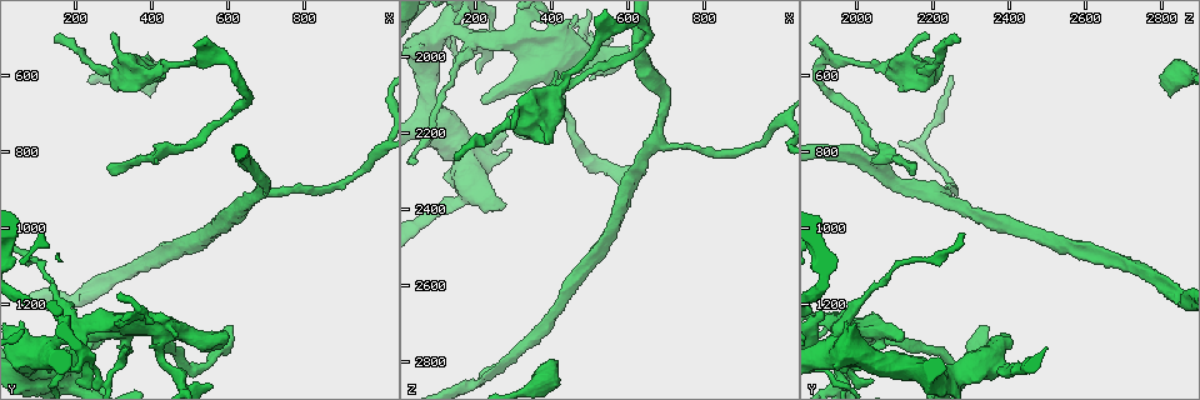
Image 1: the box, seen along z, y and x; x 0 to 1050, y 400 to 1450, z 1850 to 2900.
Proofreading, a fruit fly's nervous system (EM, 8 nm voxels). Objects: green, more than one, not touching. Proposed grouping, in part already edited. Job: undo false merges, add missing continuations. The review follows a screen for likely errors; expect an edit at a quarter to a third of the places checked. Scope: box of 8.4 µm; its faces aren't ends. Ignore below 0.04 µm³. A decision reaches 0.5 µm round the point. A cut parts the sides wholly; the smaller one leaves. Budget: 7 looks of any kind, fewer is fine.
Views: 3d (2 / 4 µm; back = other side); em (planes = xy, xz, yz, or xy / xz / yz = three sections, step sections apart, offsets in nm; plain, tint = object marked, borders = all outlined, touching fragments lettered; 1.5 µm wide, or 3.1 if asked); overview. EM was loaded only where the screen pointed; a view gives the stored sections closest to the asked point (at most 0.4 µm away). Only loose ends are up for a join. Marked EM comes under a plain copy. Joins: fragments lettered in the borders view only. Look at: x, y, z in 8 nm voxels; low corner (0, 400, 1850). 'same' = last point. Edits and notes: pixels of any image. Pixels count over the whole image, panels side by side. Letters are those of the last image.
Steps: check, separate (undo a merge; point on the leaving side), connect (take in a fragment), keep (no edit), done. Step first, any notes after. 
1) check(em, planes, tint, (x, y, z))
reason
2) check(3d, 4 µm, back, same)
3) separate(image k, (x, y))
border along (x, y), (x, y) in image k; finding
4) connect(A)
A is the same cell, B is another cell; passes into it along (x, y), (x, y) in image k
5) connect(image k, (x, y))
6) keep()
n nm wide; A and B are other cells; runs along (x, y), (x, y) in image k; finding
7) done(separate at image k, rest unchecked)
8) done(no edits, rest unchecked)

check(3d, 2 µm, (665, 910, 2220))
two arms in line, one across

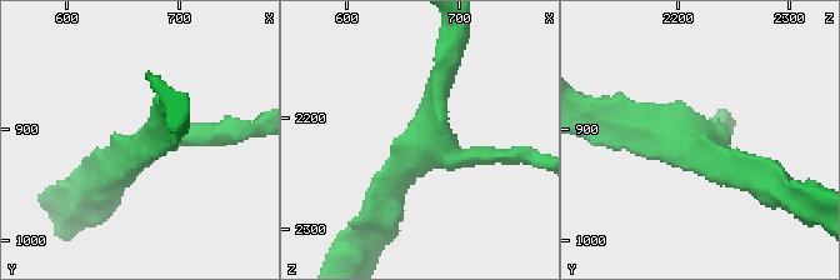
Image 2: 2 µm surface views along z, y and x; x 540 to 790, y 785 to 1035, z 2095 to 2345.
check(em, planes, borders, (672, 912, 2220))
now the EM

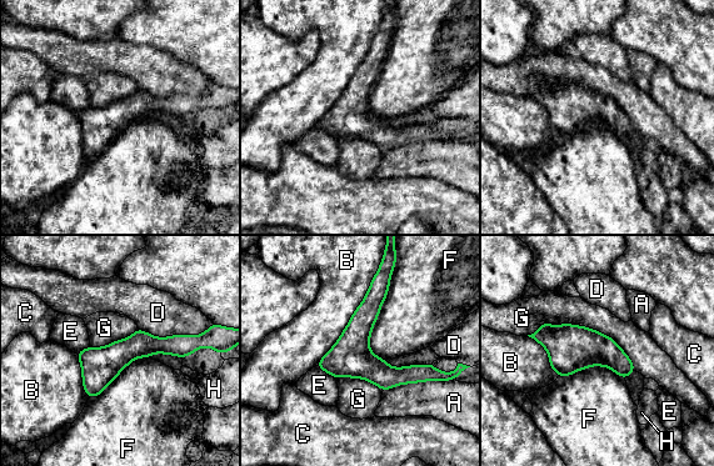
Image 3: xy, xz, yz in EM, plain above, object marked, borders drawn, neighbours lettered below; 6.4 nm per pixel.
keep()
A, B, C, D, E, F, G and H are other cells; runs along (194, 345), (136, 345), (86, 387) in image 3; continuous, no second neuron

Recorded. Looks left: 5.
check(3d, 2 µm, (435, 565, 2070))
sudden change in width

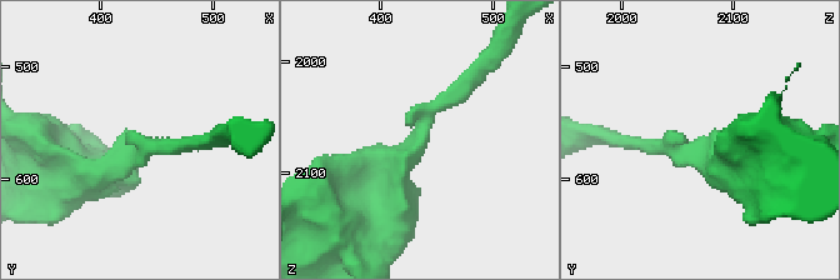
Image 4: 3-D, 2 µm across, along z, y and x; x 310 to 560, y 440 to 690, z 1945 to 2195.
check(em, xy, step 8, tint, (436, 570, 2068))

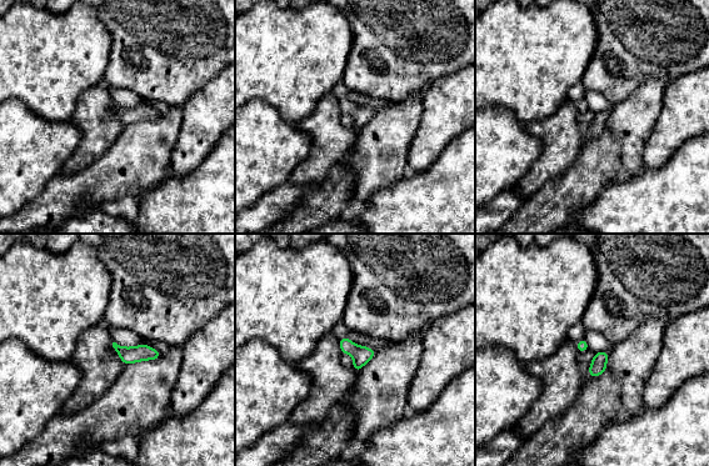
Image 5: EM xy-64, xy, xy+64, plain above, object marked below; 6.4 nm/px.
check(em, yz, step 4, borders, same)
another direction

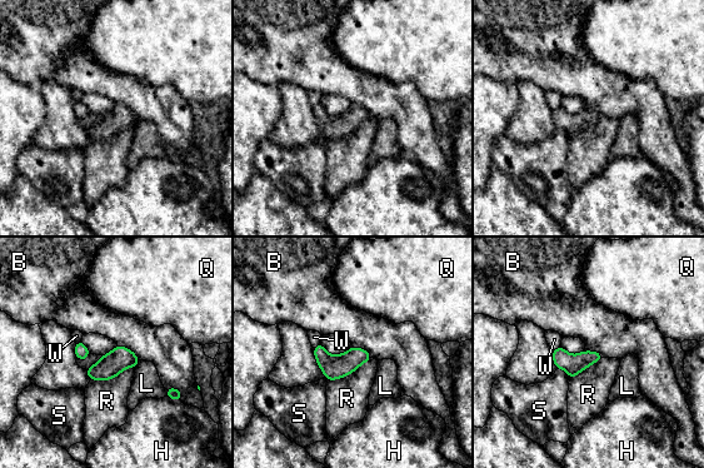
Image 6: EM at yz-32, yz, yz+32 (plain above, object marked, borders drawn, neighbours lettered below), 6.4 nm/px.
keep()
B, H, L, Q, R, S and W are other cells; all the same neuron

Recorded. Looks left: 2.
check(em, planes, tint, (135, 500, 2260))
free end

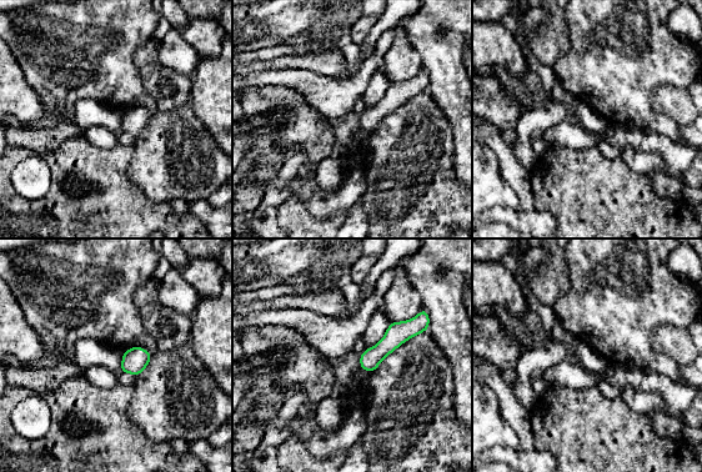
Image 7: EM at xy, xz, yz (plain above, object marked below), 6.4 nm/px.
check(em, planes, borders, same)

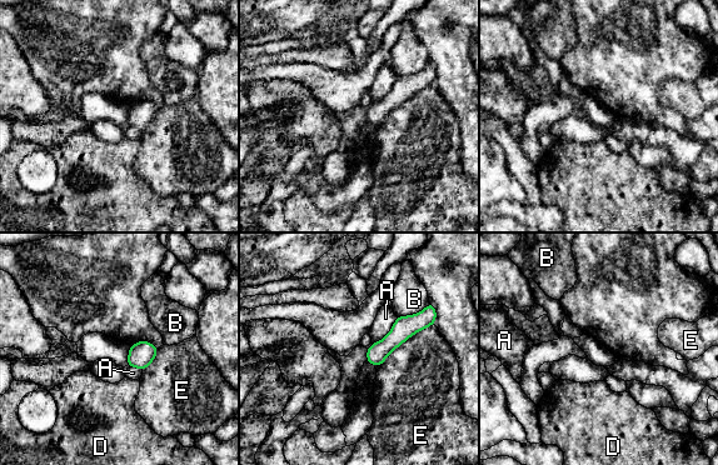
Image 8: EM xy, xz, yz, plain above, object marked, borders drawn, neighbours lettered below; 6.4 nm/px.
keep()
A, B, D and E are other cells; border along (397, 316), (392, 329), (372, 344) in image 8; no lettered fragment goes on from it

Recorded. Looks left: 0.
done(no edits, rest unchecked)

